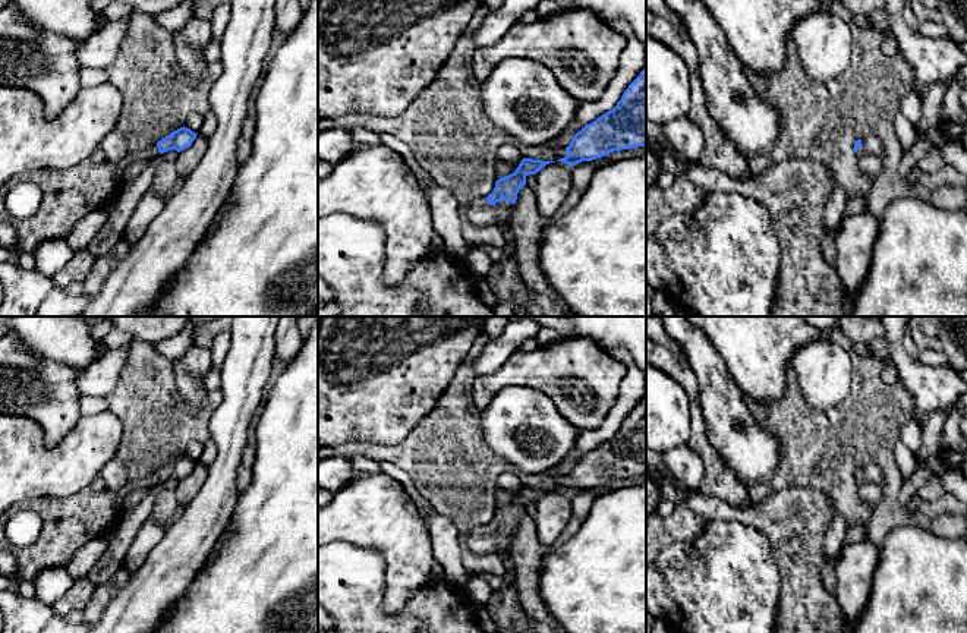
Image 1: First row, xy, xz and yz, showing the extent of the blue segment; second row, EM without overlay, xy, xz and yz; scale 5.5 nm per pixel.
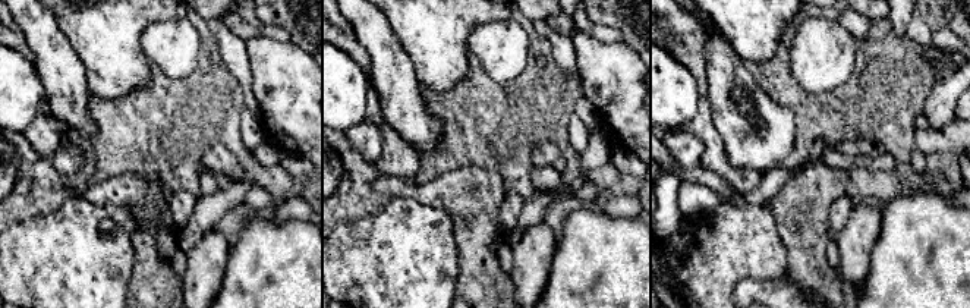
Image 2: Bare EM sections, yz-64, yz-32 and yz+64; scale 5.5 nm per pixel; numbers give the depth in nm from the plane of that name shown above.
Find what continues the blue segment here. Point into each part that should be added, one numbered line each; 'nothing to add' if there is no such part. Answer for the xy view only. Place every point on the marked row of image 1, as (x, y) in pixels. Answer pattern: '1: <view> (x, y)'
1: xy (147, 154)

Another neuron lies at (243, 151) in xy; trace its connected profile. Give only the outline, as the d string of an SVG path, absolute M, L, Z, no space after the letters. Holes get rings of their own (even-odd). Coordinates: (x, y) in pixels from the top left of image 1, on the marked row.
M240 136L237 141L237 149L236 149L236 157L239 160L239 163L245 163L248 161L248 158L252 154L252 144L249 139Z

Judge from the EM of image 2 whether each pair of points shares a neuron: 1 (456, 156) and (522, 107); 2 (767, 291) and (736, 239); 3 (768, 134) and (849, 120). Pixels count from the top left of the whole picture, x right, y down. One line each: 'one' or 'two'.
1: one
2: two
3: two

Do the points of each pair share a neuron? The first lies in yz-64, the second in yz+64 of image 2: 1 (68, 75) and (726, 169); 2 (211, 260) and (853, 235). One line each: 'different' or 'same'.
1: different
2: same

